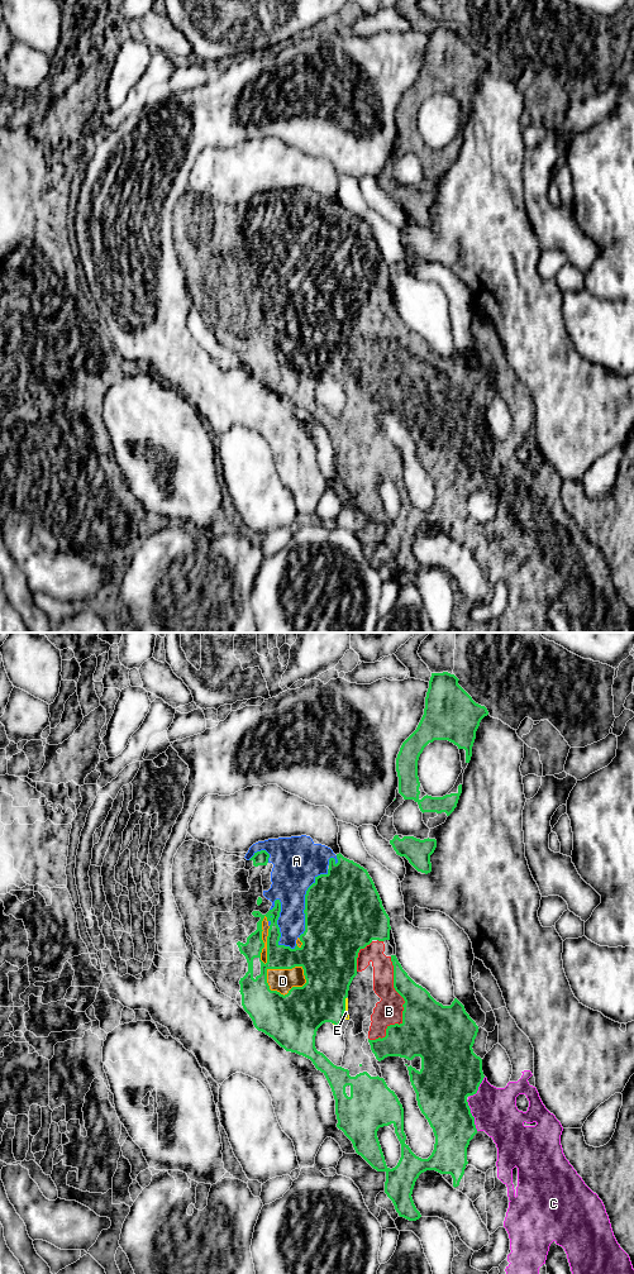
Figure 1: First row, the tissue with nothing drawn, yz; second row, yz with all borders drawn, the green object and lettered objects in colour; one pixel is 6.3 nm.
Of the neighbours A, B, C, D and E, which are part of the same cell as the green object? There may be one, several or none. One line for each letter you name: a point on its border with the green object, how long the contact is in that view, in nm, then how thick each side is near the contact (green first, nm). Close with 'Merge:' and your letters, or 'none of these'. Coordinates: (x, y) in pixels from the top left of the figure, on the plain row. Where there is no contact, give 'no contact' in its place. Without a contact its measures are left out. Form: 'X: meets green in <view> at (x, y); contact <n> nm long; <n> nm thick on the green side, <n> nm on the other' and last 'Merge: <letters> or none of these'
A: meets green in yz at (305, 253); contact 480 nm long; 500 nm thick on the green side, 300 nm on the other
B: meets green in yz at (403, 358); contact 550 nm long; 360 nm thick on the green side, 180 nm on the other
C: meets green in yz at (471, 467); contact 220 nm long; 340 nm thick on the green side, 280 nm on the other
D: meets green in yz at (291, 320); contact 280 nm long; 360 nm thick on the green side, 150 nm on the other
E: meets green in yz at (344, 362); contact 190 nm long; 300 nm thick on the green side, 30 nm on the other
Merge: A, B, C, D, E

